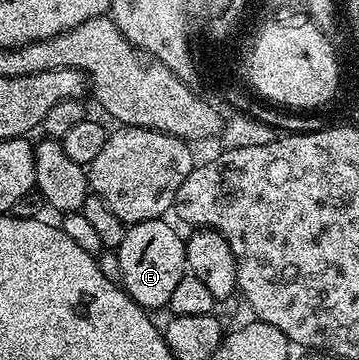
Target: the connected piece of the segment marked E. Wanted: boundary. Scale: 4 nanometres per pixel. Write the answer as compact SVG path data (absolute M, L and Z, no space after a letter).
M152 218L146 222L132 223L123 236L123 244L115 247L117 254L117 270L121 273L120 285L145 310L156 312L157 309L168 307L171 292L178 286L181 277L187 273L185 265L185 238L177 235L161 218Z

